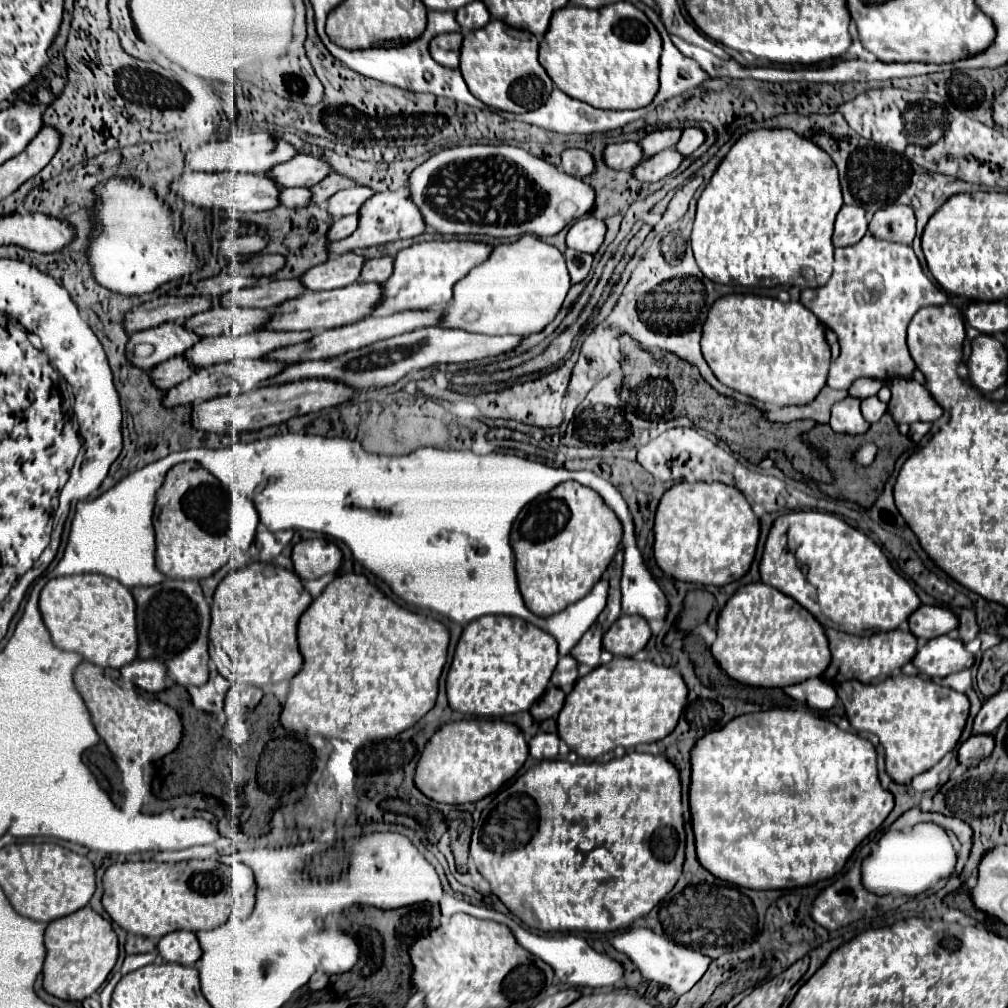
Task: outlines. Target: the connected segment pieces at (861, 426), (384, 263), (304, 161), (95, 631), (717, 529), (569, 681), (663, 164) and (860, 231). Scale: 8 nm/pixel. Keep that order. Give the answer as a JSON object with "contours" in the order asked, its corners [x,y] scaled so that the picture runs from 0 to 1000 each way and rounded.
{"contours":[[[[838,394],[826,402],[822,422],[828,430],[842,432],[852,432],[862,426],[862,420],[854,412],[854,398],[848,394]]],[[[380,253],[380,255],[374,255],[374,257],[364,257],[362,259],[356,279],[382,281],[382,277],[386,277],[388,271],[390,271],[390,255]]],[[[295,154],[285,162],[271,166],[265,174],[271,176],[279,186],[311,186],[328,174],[326,162],[309,154]]],[[[92,568],[51,574],[41,586],[39,604],[59,644],[78,648],[98,662],[120,664],[136,654],[134,594],[118,576]]],[[[672,479],[658,493],[650,511],[650,555],[668,574],[717,582],[735,574],[751,549],[755,519],[741,493],[717,479]]],[[[566,650],[557,652],[555,658],[553,658],[553,662],[551,662],[551,666],[549,666],[547,678],[549,678],[551,682],[557,682],[561,688],[564,688],[564,686],[568,684],[566,680],[570,680],[570,676],[574,674],[572,662],[574,662],[574,658],[572,658],[572,654],[568,654]]],[[[664,148],[664,150],[656,150],[654,154],[642,156],[638,158],[630,168],[628,174],[638,180],[638,182],[648,182],[648,180],[656,180],[658,176],[666,174],[678,160],[680,156],[672,150],[672,148]]],[[[836,203],[830,211],[828,219],[828,231],[826,231],[826,243],[828,245],[842,245],[856,237],[860,231],[860,217],[858,209],[850,203]]]]}

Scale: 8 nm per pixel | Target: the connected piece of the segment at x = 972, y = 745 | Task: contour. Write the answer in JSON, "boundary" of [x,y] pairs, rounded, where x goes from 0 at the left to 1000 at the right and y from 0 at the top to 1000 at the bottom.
{"boundary":[[[963,729],[951,741],[951,757],[957,761],[967,761],[977,751],[983,749],[985,741],[987,741],[987,729]]]}

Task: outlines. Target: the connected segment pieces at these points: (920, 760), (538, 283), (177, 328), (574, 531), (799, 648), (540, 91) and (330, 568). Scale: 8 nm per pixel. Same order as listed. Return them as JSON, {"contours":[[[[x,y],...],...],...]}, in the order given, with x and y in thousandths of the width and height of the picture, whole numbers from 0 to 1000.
{"contours":[[[[890,668],[872,680],[838,676],[830,680],[830,689],[838,699],[844,721],[872,731],[872,737],[878,741],[880,767],[888,777],[904,777],[908,769],[922,765],[945,745],[961,709],[957,688],[945,686],[926,674],[912,674],[912,670]]],[[[521,233],[509,241],[493,243],[487,255],[457,277],[449,287],[449,301],[439,311],[438,324],[473,328],[479,332],[527,332],[535,330],[555,311],[564,289],[564,269],[559,251]]],[[[168,318],[168,320],[160,320],[156,324],[134,330],[128,338],[128,344],[136,342],[136,340],[150,340],[154,344],[152,352],[140,354],[132,360],[142,366],[152,366],[154,362],[158,362],[170,354],[184,352],[184,348],[188,348],[188,344],[195,342],[197,338],[199,338],[199,332],[193,332],[182,320]]],[[[561,477],[543,491],[537,491],[529,495],[525,501],[521,501],[509,519],[507,543],[513,555],[511,563],[513,563],[515,584],[525,606],[543,612],[559,606],[563,600],[580,592],[604,563],[608,551],[614,545],[616,535],[618,535],[618,523],[612,511],[606,507],[606,503],[598,499],[596,491],[592,491],[584,483],[578,483],[572,477]]],[[[755,576],[735,582],[721,596],[711,616],[711,634],[705,640],[705,648],[725,674],[751,682],[781,682],[803,672],[813,672],[814,666],[822,662],[822,634],[818,634],[814,618],[811,618],[811,614],[791,596]]],[[[487,19],[481,27],[461,35],[457,45],[457,74],[465,90],[485,106],[521,112],[537,106],[535,100],[547,94],[549,80],[533,59],[535,41],[527,35],[521,39],[509,37],[503,31],[503,25],[495,19]]],[[[305,535],[291,543],[289,555],[299,574],[316,574],[336,564],[340,549],[326,535]]]]}

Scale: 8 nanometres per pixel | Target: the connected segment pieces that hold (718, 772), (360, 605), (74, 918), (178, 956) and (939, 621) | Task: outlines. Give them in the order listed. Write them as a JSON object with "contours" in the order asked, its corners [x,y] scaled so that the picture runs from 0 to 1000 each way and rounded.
{"contours":[[[[774,702],[735,709],[727,715],[723,715],[717,723],[705,725],[691,735],[691,739],[686,747],[684,797],[686,797],[686,809],[688,809],[691,850],[693,850],[695,858],[701,864],[705,864],[707,868],[711,868],[713,872],[719,872],[727,878],[743,880],[743,882],[787,882],[787,880],[807,878],[811,874],[830,868],[838,860],[842,850],[846,848],[848,840],[864,824],[868,824],[880,813],[880,809],[886,805],[886,789],[884,789],[884,785],[878,785],[872,777],[870,745],[864,739],[864,735],[860,735],[844,725],[834,725],[830,719],[819,714],[818,711],[812,711],[804,705]]],[[[336,570],[297,614],[297,646],[303,658],[289,674],[279,719],[287,725],[320,729],[324,733],[332,731],[346,737],[392,731],[430,703],[436,688],[436,670],[443,658],[443,642],[445,624],[438,616],[390,598],[362,570]]],[[[88,898],[66,910],[55,912],[45,924],[47,949],[43,955],[43,979],[59,991],[82,993],[90,989],[106,971],[118,949],[118,934],[110,916]]],[[[176,924],[164,928],[156,936],[156,941],[164,953],[178,955],[178,957],[193,957],[193,953],[201,947],[193,926],[188,924]]],[[[914,600],[902,612],[902,624],[910,634],[926,634],[932,630],[939,630],[941,626],[949,624],[951,614],[945,606],[930,600]]]]}

